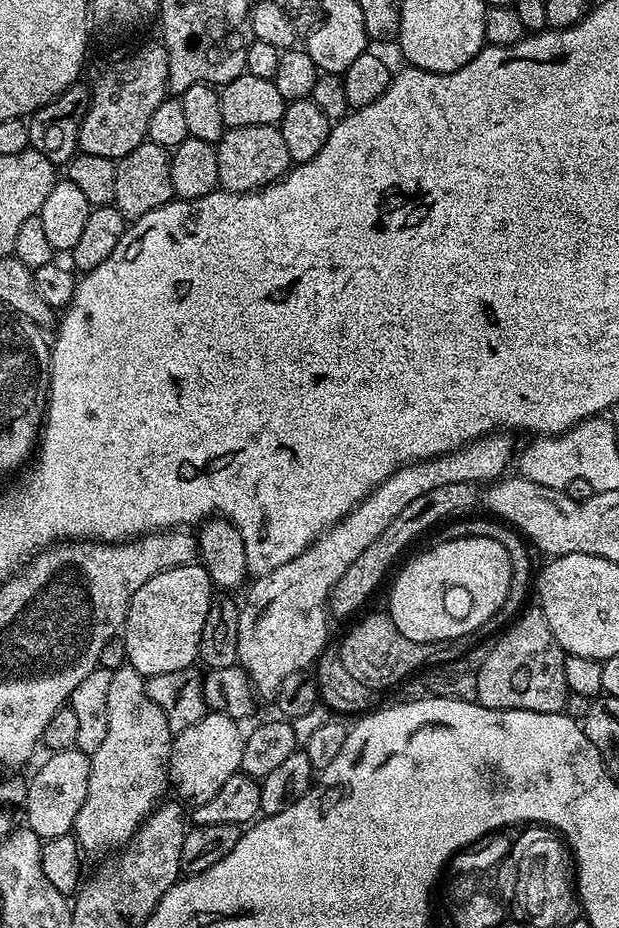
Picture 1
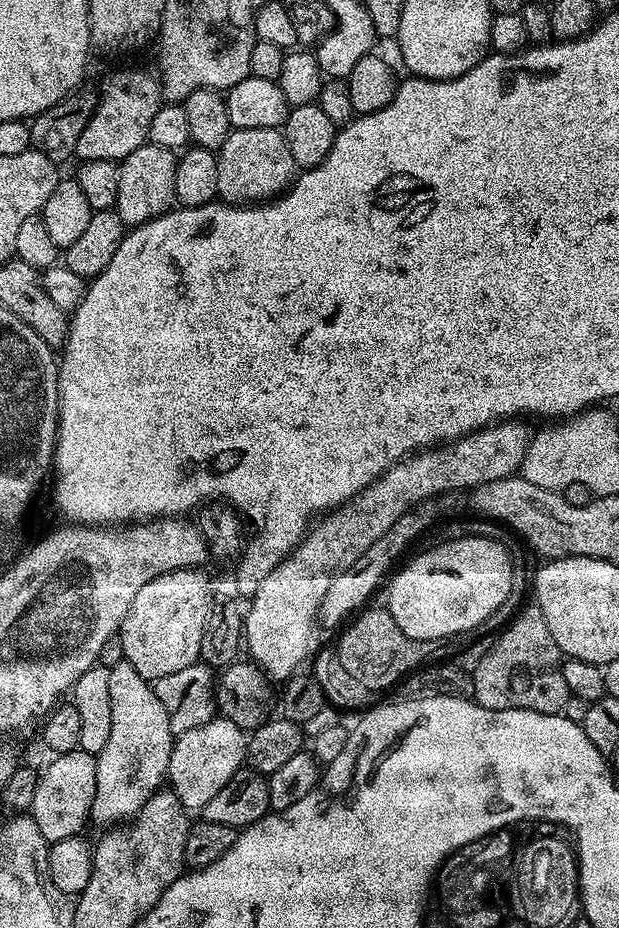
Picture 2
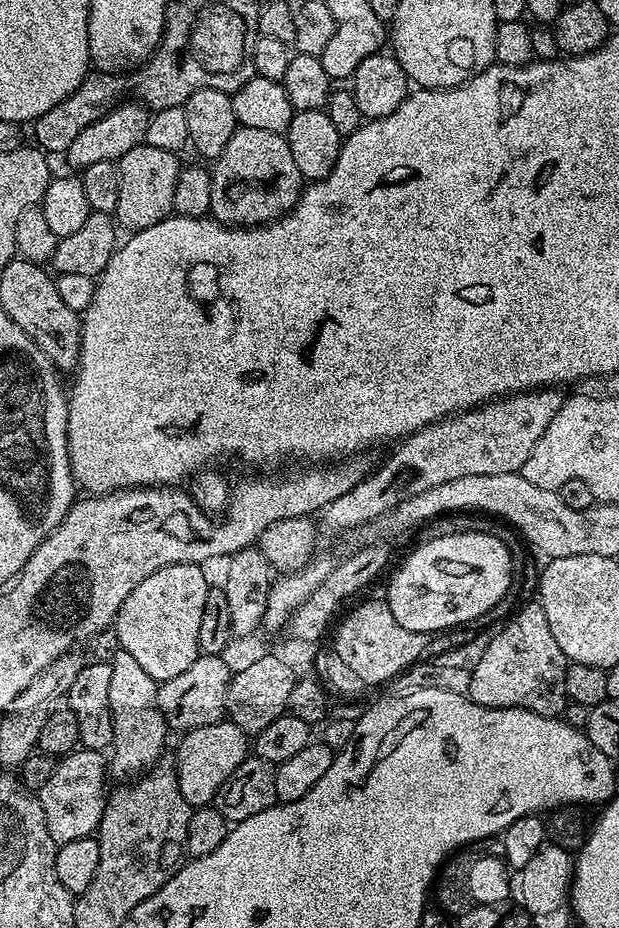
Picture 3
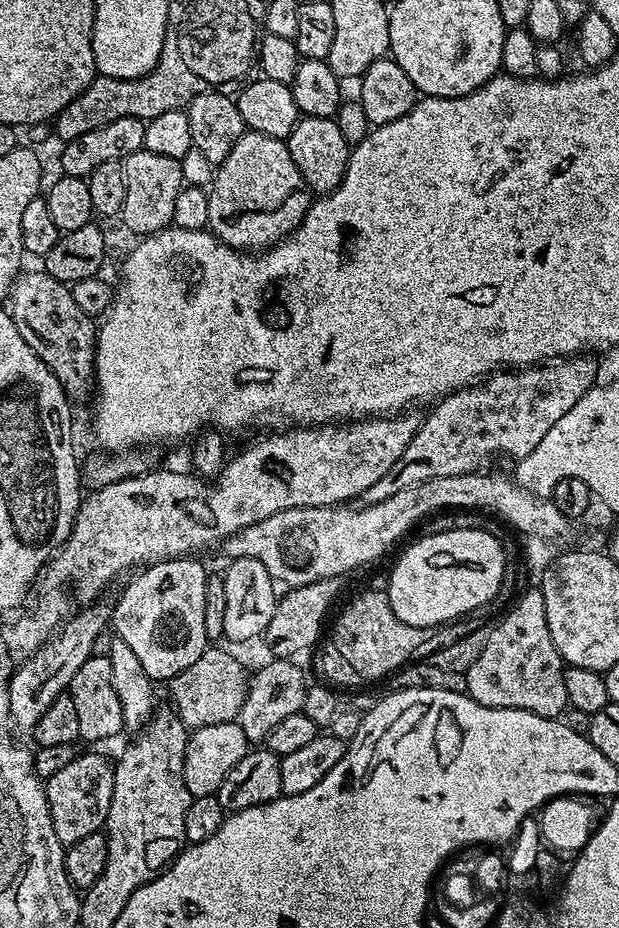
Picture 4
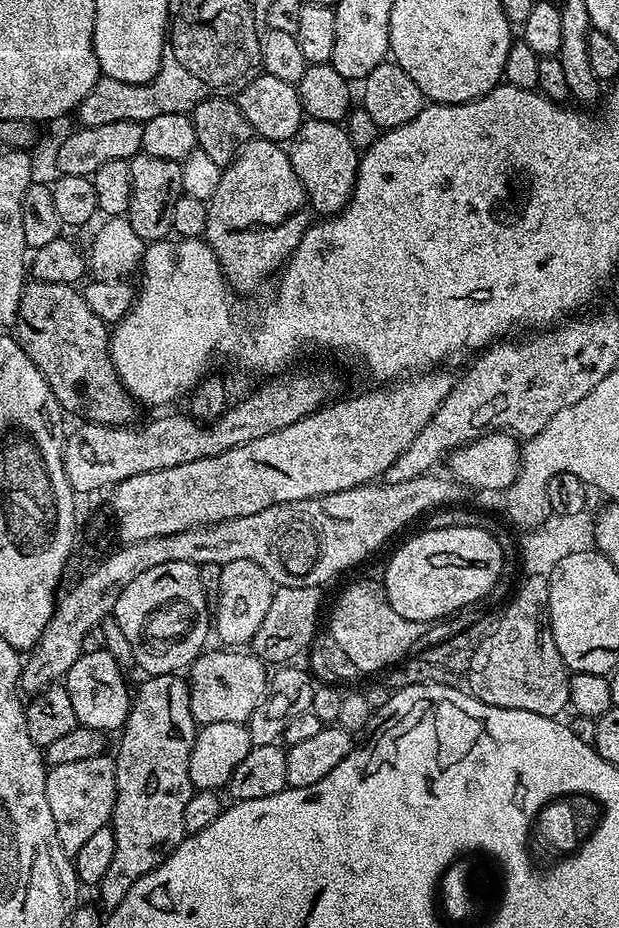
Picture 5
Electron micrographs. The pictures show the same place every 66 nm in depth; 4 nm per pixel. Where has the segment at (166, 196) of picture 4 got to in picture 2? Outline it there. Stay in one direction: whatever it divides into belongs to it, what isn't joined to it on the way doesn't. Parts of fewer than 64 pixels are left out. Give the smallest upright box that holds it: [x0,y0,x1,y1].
[114,144,177,226]

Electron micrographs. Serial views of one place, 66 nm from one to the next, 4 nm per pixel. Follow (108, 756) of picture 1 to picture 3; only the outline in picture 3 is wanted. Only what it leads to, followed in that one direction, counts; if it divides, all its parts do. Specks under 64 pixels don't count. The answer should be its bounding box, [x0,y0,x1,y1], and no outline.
[110,651,170,781]

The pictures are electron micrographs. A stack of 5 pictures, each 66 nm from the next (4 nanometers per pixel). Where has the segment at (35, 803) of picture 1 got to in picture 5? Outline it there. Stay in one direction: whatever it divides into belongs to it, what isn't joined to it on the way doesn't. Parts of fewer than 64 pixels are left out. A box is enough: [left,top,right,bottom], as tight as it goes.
[46,754,116,858]

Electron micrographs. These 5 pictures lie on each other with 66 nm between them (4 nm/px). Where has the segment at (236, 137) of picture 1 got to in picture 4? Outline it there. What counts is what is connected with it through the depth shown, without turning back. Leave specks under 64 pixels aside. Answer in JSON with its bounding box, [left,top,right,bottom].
[207,130,313,250]

